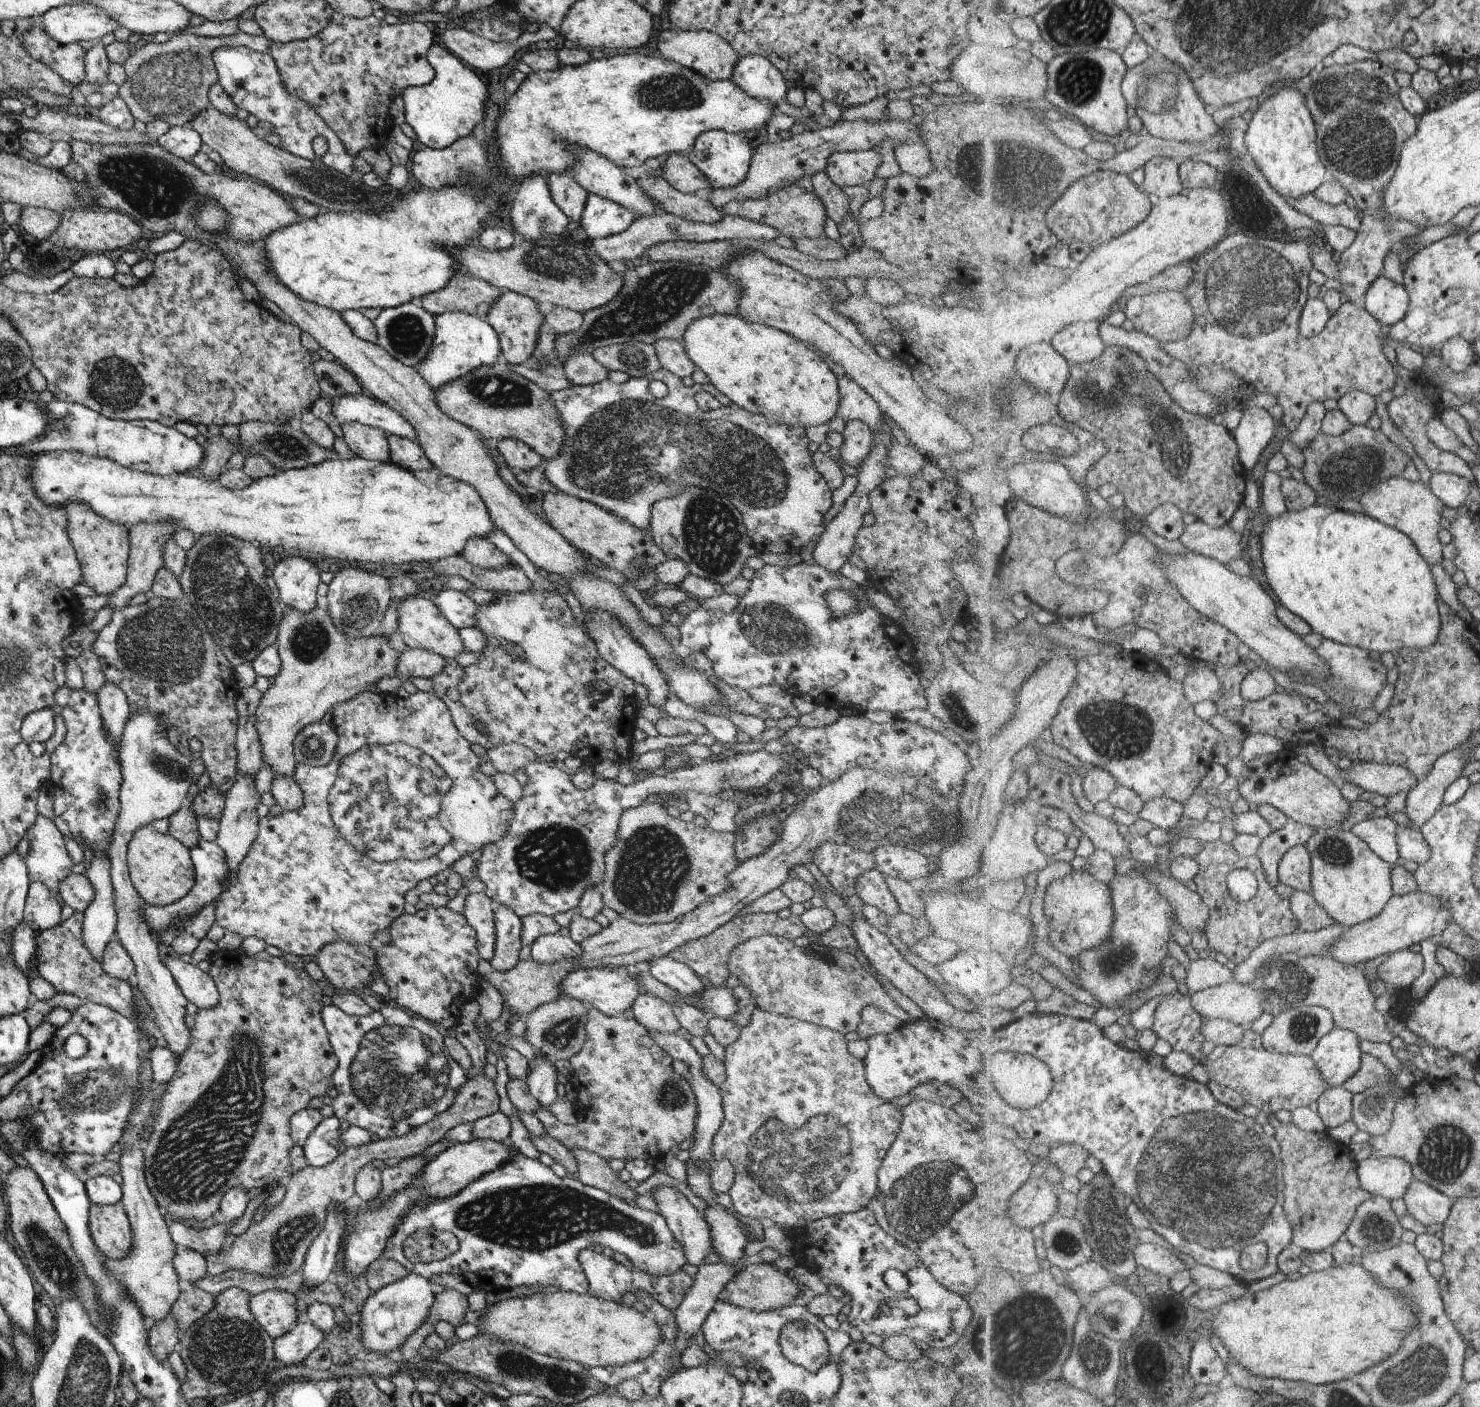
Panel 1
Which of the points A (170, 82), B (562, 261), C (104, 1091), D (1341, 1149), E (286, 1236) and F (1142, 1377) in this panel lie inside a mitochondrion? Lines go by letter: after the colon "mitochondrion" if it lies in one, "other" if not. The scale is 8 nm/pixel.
A: mitochondrion
B: mitochondrion
C: mitochondrion
D: other
E: mitochondrion
F: other

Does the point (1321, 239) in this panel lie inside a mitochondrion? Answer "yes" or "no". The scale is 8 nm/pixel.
no

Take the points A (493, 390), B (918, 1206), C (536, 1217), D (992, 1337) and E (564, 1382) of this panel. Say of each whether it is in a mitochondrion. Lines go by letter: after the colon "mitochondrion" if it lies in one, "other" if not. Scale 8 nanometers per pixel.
A: mitochondrion
B: mitochondrion
C: mitochondrion
D: mitochondrion
E: mitochondrion

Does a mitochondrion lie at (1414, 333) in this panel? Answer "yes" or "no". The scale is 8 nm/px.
no

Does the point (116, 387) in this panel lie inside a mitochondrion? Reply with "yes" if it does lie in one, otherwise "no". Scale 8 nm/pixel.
yes

